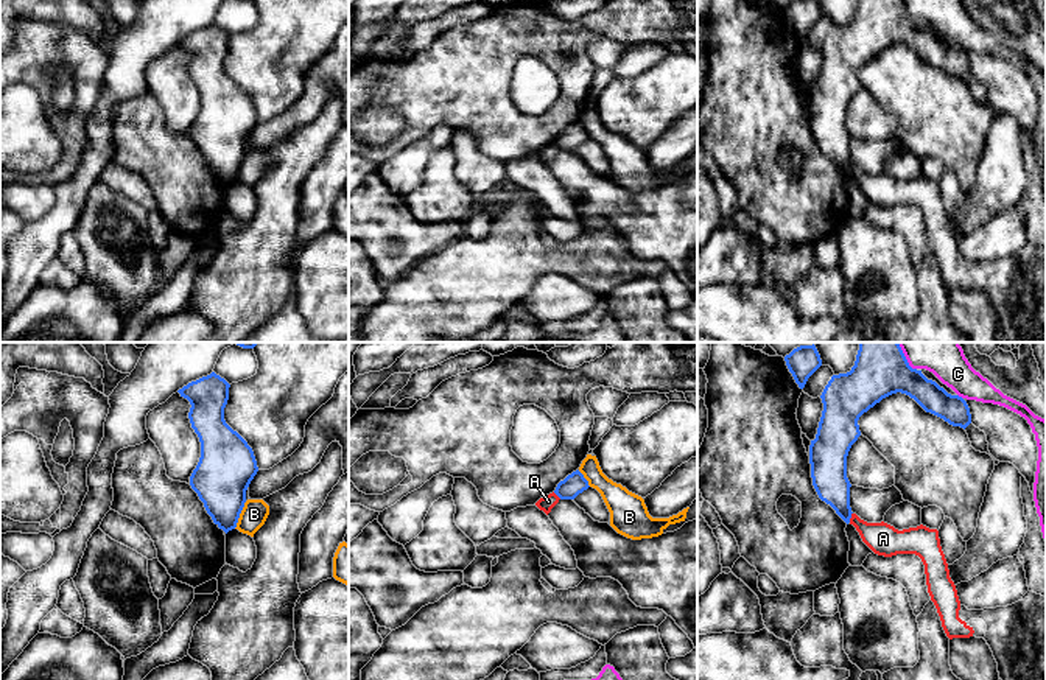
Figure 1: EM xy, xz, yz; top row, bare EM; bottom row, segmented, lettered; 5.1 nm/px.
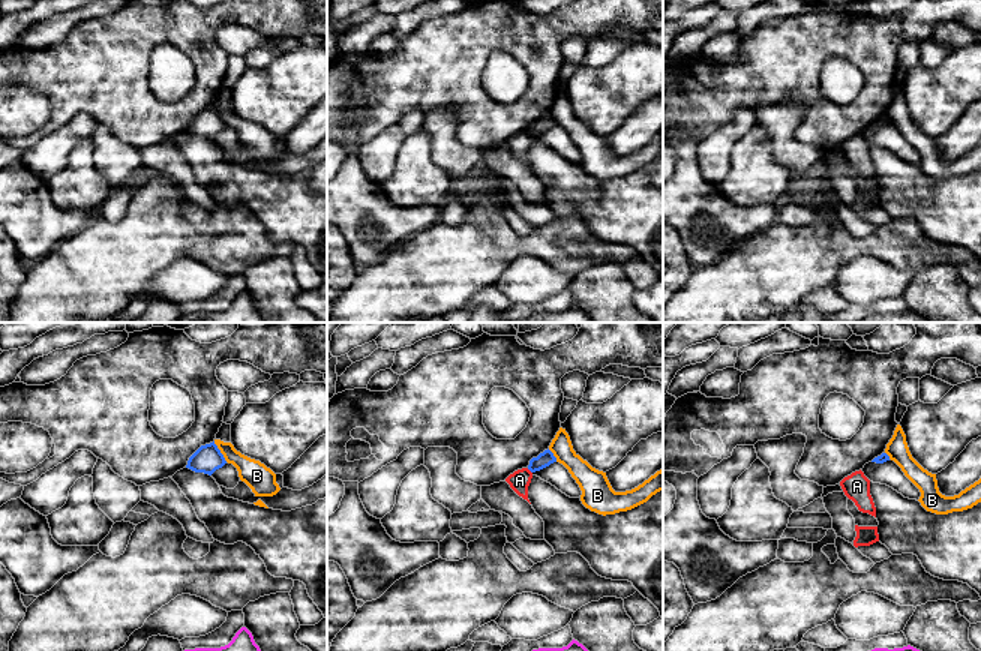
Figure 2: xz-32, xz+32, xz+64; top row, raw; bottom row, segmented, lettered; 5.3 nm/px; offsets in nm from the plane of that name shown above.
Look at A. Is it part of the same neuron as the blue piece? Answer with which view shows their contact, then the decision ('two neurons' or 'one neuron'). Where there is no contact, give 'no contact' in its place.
contact in yz; two neurons

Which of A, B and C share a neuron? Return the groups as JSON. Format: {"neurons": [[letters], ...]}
{"neurons": [["A"], ["B"], ["C"]]}

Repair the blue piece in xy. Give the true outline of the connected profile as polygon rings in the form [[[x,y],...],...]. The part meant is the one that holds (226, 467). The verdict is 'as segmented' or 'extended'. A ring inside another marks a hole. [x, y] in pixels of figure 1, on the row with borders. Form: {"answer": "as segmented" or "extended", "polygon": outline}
{"answer": "as segmented", "polygon": [[[212,372],[177,391],[191,405],[188,419],[201,442],[190,485],[226,534],[237,528],[246,490],[258,471],[252,448],[224,420],[229,387]]]}

